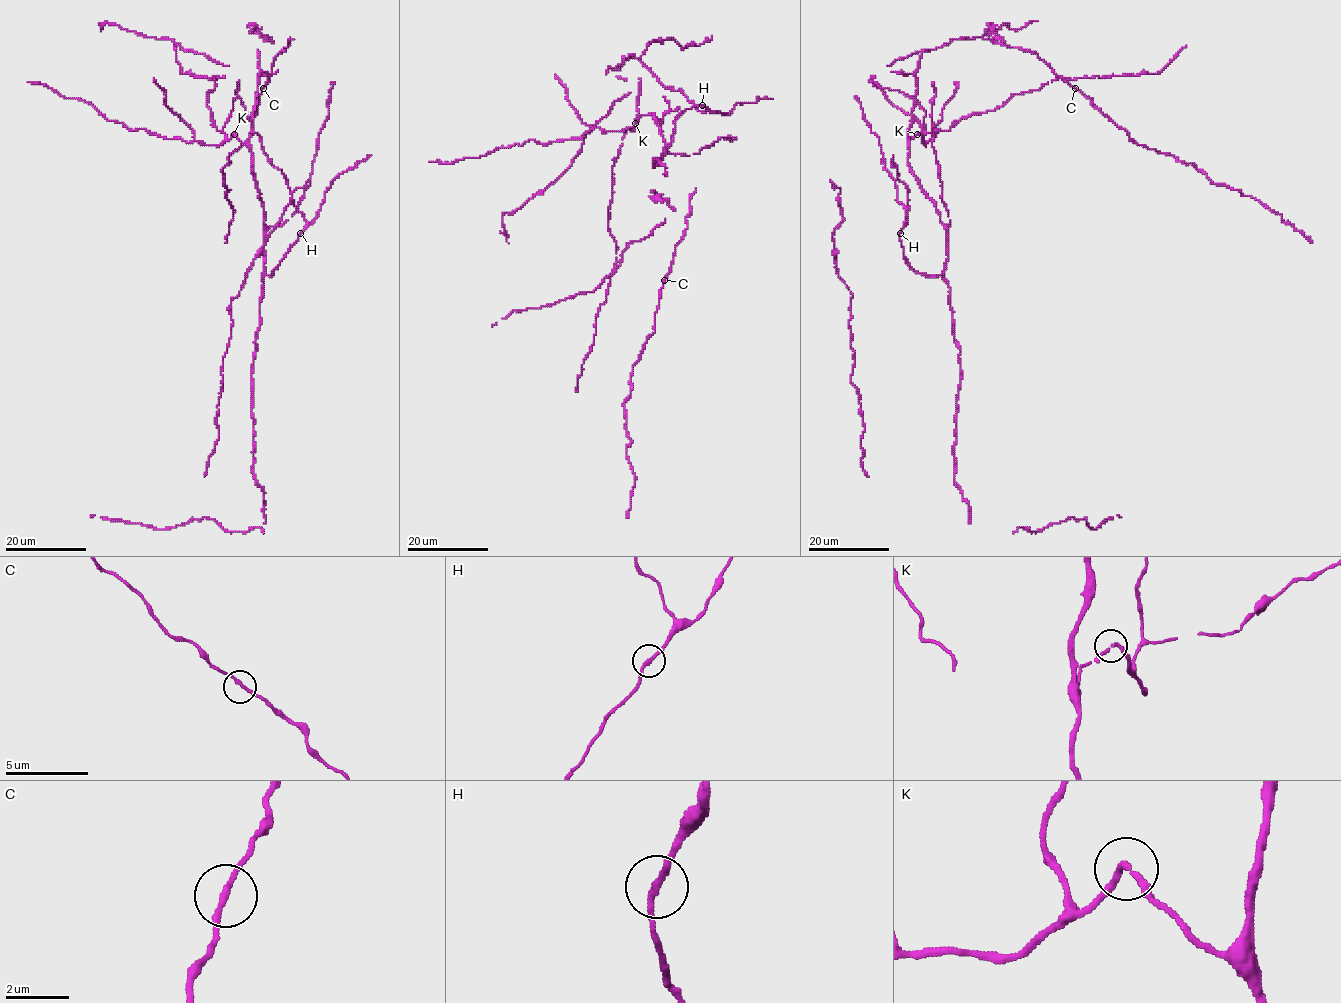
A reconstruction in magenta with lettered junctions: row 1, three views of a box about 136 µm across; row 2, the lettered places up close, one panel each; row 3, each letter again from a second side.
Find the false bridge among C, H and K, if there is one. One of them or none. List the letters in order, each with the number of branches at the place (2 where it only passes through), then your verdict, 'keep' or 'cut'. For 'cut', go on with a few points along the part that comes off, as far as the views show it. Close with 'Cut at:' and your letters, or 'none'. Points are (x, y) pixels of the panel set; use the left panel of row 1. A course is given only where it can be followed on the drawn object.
C: branches 2; keep
H: branches 2; keep
K: branches 2; keep
Cut at: none

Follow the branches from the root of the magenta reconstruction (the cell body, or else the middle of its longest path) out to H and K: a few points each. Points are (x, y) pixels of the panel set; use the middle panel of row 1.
H: (664, 141), (665, 153), (672, 139), (674, 120), (686, 109), (702, 105)
K: (664, 141), (653, 113), (642, 114), (635, 122)

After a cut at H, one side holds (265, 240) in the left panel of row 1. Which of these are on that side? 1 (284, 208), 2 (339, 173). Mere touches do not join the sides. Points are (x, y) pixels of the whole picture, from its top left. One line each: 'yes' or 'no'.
1: yes
2: no

